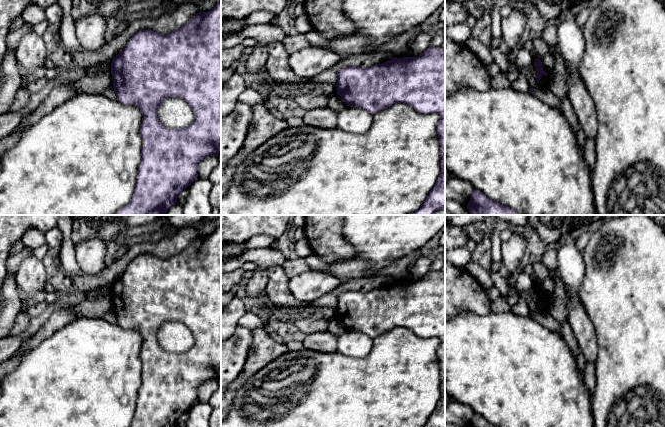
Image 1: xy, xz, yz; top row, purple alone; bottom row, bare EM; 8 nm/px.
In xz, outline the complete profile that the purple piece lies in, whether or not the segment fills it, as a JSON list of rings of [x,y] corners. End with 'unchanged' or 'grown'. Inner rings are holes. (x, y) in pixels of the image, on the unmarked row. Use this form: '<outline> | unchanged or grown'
[[[429,271],[417,281],[394,281],[367,292],[344,291],[337,296],[337,318],[350,331],[362,332],[372,339],[396,327],[411,330],[419,337],[436,337],[440,344],[441,396],[424,427],[445,427],[445,273]]] | unchanged

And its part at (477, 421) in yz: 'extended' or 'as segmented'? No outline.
as segmented

